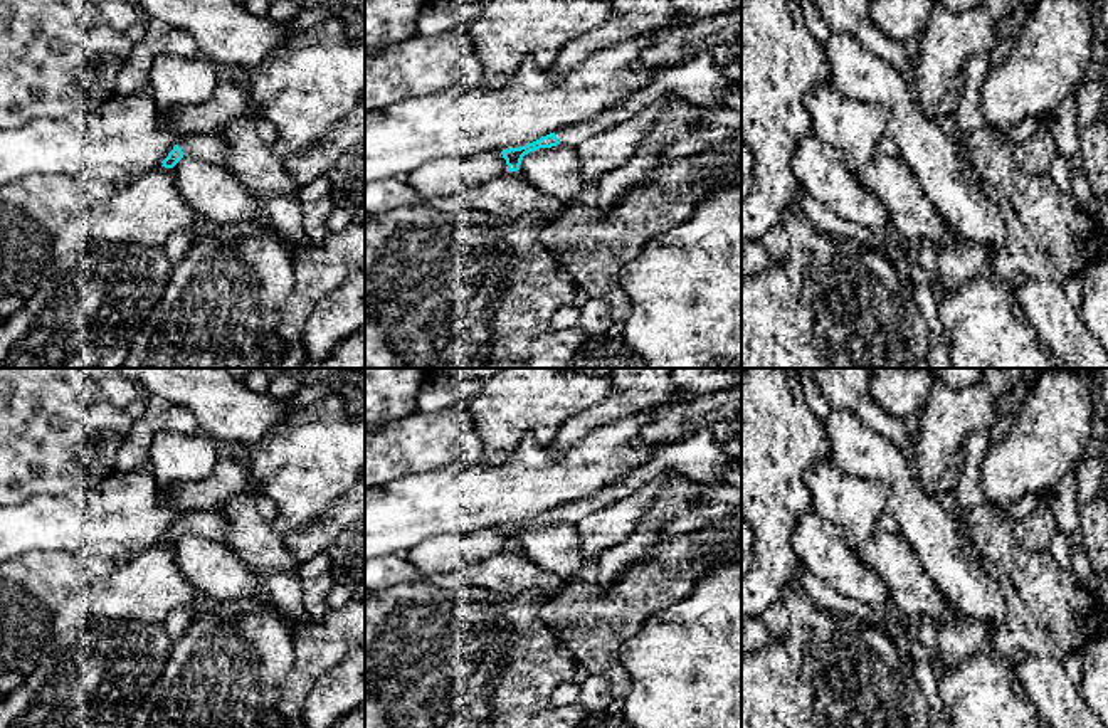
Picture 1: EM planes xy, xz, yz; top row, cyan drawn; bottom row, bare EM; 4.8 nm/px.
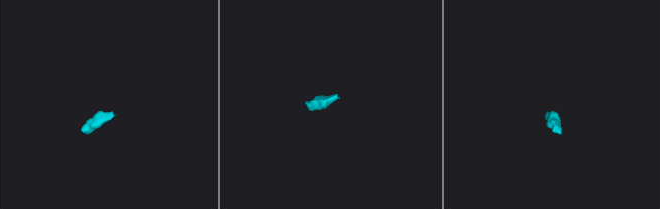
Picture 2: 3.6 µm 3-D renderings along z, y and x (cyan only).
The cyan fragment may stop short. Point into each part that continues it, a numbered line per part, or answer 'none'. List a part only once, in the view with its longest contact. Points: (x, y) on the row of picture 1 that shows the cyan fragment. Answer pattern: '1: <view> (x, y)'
1: xy (211, 148)

